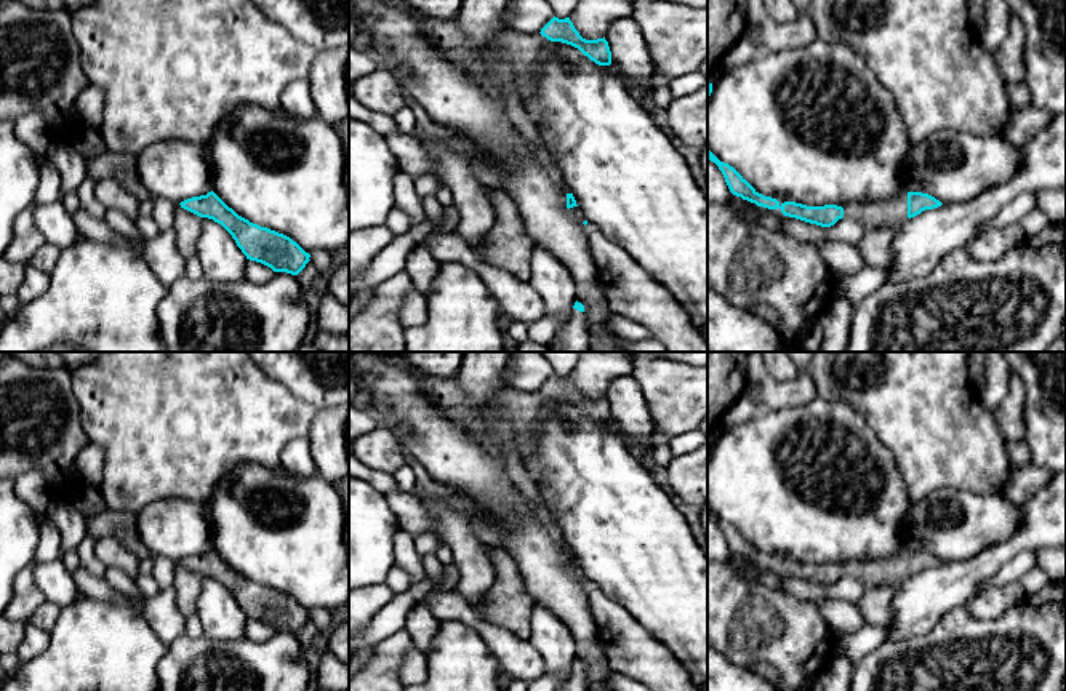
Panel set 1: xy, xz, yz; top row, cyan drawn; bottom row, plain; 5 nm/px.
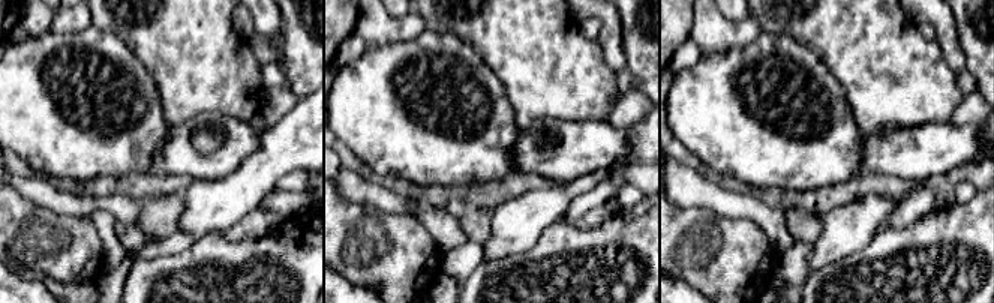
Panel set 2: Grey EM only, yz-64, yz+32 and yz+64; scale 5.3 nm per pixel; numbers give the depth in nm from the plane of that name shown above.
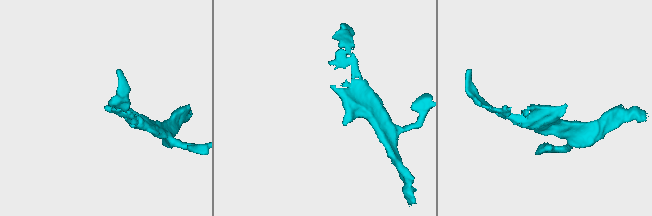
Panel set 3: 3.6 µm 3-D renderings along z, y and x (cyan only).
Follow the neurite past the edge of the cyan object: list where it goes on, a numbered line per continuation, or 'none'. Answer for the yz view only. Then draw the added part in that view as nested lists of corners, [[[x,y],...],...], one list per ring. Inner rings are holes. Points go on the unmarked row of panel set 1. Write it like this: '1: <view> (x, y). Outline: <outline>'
1: yz (887, 571). Outline: [[[908,550],[900,555],[844,563],[844,576],[855,577],[864,587],[901,585],[908,576]]]

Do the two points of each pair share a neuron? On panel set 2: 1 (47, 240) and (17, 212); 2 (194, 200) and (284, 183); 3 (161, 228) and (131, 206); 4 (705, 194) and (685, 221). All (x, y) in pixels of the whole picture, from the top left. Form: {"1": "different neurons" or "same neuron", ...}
{"1": "same neuron", "2": "different neurons", "3": "different neurons", "4": "different neurons"}

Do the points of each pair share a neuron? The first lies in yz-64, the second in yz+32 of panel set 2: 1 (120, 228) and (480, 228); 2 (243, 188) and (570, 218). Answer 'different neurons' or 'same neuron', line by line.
1: different neurons
2: different neurons

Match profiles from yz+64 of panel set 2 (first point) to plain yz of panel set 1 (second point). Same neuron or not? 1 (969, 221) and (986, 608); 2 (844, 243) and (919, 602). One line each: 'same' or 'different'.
1: different
2: same

